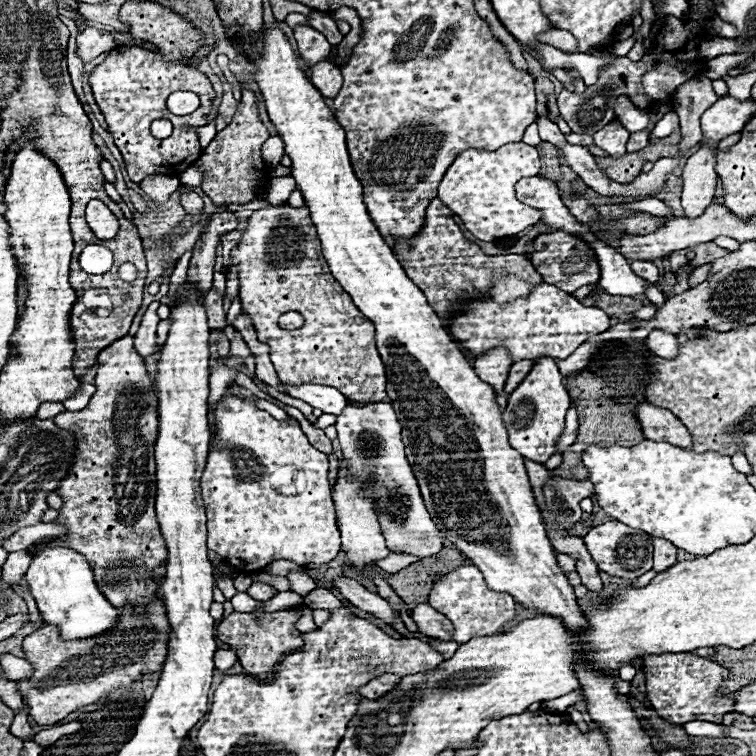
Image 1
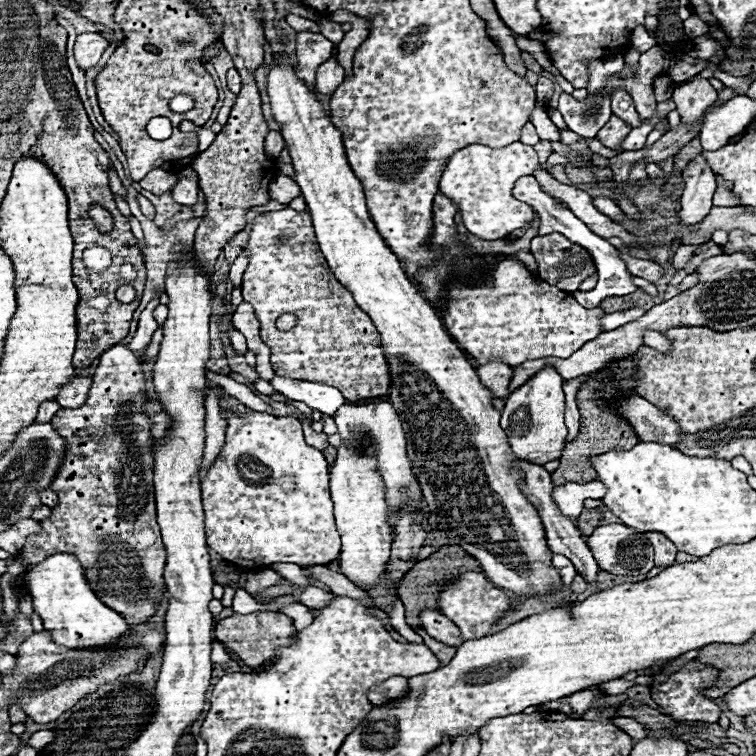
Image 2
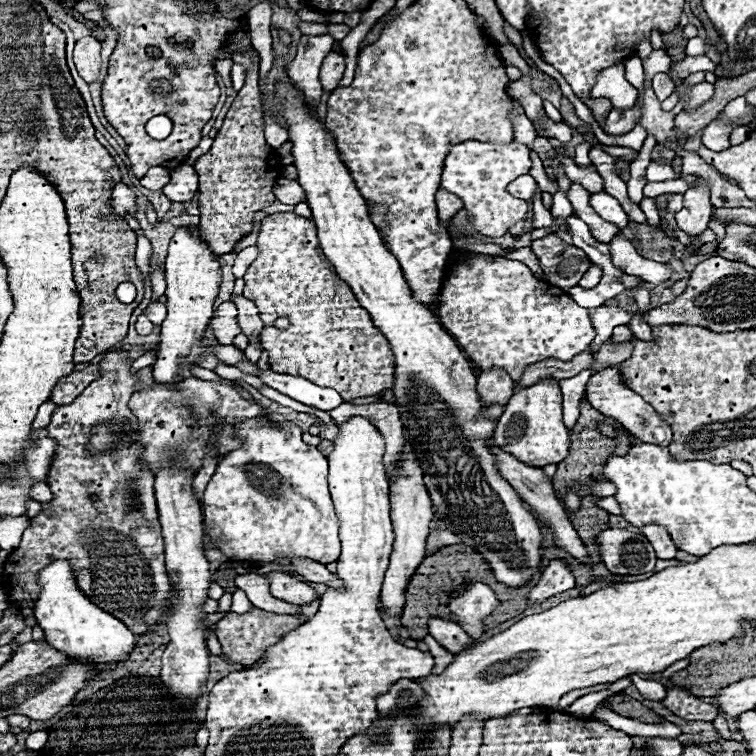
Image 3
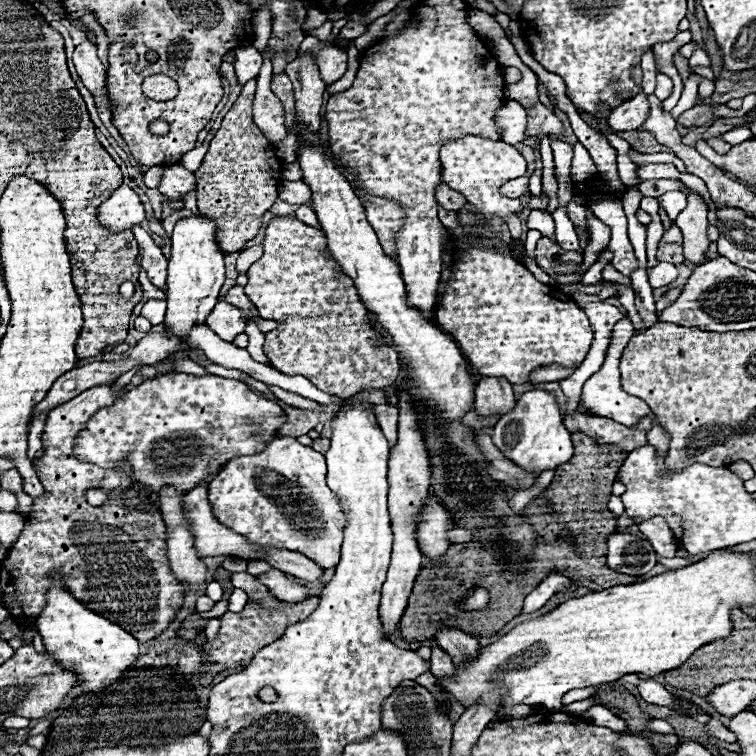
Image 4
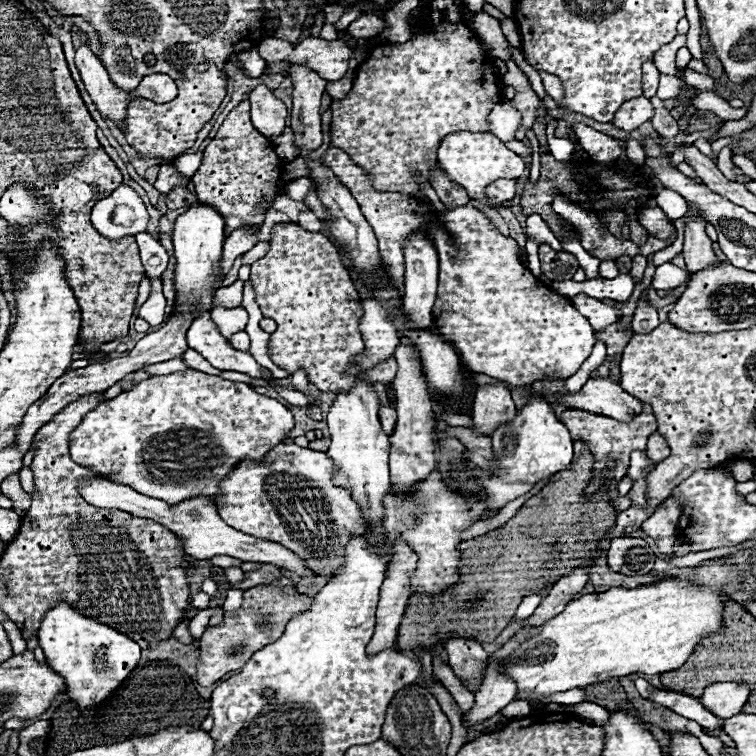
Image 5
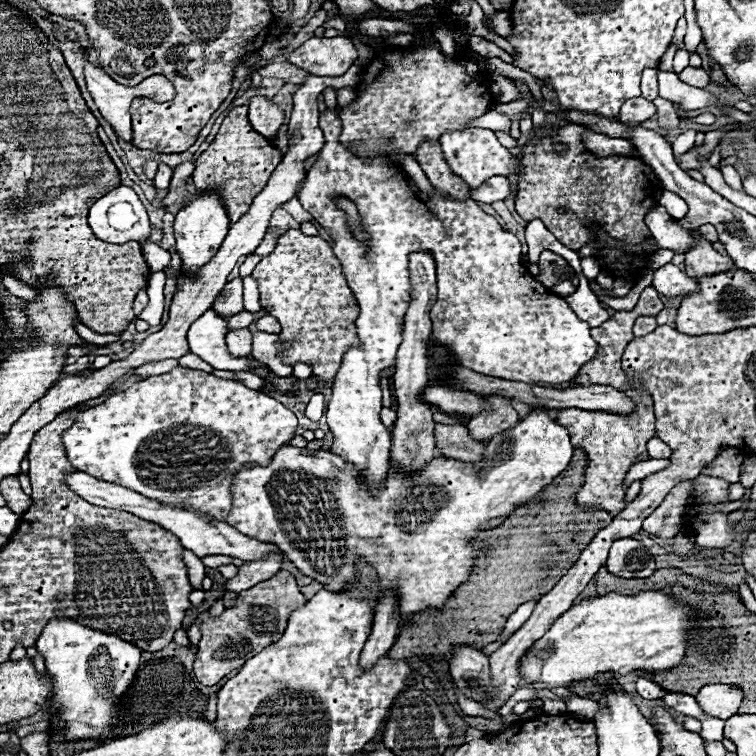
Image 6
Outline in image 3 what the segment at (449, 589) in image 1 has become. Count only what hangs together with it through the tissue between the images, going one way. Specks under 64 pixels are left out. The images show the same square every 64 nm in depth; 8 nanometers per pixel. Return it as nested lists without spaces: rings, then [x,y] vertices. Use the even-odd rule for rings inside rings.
[[[472,582],[462,594],[454,596],[448,602],[448,606],[452,614],[458,618],[458,624],[468,632],[468,636],[478,640],[484,634],[482,620],[494,608],[498,608],[498,600],[496,594],[486,584]]]

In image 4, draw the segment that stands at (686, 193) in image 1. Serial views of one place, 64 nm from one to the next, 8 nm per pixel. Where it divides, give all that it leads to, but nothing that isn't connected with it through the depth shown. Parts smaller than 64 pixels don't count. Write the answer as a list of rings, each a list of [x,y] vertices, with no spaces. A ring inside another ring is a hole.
[[[694,194],[688,196],[688,206],[684,208],[684,212],[678,214],[678,218],[674,220],[674,224],[682,230],[684,234],[684,258],[692,264],[700,264],[704,260],[708,260],[706,252],[710,246],[710,240],[706,236],[706,228],[708,228],[708,206],[706,202]]]

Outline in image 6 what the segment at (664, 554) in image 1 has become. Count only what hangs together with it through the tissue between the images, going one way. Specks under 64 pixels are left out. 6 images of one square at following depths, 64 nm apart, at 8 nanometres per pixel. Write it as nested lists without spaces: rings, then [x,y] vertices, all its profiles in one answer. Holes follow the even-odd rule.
[[[684,480],[672,488],[672,492],[652,512],[652,516],[644,518],[642,530],[656,534],[664,540],[674,538],[682,528],[682,520],[690,504],[692,504],[692,480]]]

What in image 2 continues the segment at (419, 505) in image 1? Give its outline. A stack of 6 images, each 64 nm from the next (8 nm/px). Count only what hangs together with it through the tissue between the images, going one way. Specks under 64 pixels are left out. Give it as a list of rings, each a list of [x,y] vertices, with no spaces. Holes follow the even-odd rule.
[[[376,402],[376,404],[344,404],[344,408],[338,408],[334,412],[334,420],[340,432],[340,438],[346,440],[350,438],[350,432],[354,432],[354,428],[358,424],[366,426],[370,436],[378,442],[378,470],[382,474],[382,480],[386,484],[386,502],[390,508],[390,516],[388,516],[388,524],[394,530],[396,524],[396,514],[398,508],[408,502],[408,500],[420,500],[422,492],[418,488],[418,482],[414,480],[412,468],[410,468],[410,460],[406,456],[406,440],[404,440],[404,432],[402,432],[402,424],[398,418],[396,408],[390,402]]]

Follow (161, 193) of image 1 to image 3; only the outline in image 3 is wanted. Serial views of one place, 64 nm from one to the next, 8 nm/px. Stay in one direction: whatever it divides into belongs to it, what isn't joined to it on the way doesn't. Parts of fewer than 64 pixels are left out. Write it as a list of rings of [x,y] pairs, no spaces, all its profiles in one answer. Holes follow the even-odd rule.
[[[148,170],[146,176],[140,180],[144,188],[150,188],[150,190],[162,190],[170,180],[170,174],[168,170]]]

